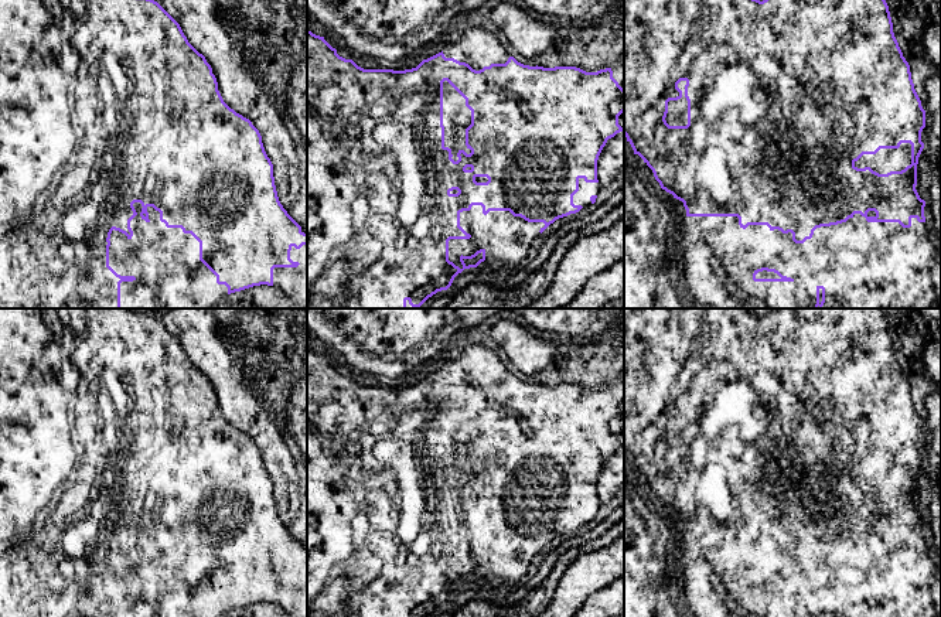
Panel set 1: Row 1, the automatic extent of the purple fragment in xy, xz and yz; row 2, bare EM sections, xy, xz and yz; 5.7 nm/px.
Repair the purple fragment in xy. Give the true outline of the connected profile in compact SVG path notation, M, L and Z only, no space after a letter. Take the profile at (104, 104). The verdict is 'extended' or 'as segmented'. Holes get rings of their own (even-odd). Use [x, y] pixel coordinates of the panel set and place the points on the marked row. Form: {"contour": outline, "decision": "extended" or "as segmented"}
{"contour": "M0 0L0 308L212 308L212 307L214 307L214 306L215 306L215 304L217 304L217 303L218 303L218 301L219 301L219 300L221 300L221 299L222 299L222 297L225 297L225 296L228 296L228 294L231 294L231 293L235 293L235 292L241 292L241 290L245 290L245 289L249 289L249 287L253 287L253 286L260 286L260 284L267 284L267 286L275 286L275 287L277 287L277 289L280 289L280 290L282 290L282 292L283 292L283 293L284 293L284 294L286 294L286 296L287 296L287 297L290 297L290 299L291 299L291 300L294 300L294 301L296 301L296 303L297 303L297 304L299 304L299 306L300 306L300 307L301 307L301 308L307 308L307 231L306 231L306 229L304 229L304 228L301 228L301 226L300 226L300 225L299 225L299 224L297 224L297 222L296 222L296 221L294 221L294 219L293 219L293 218L291 218L291 217L290 217L290 215L289 215L289 214L287 214L287 211L286 211L286 209L284 209L284 208L283 208L283 205L282 205L282 204L280 204L280 201L279 201L279 197L277 197L277 191L276 191L276 185L275 185L275 177L273 177L273 164L272 164L272 161L270 161L270 158L269 158L269 157L267 157L267 154L266 154L266 151L265 151L265 147L263 147L263 143L262 143L262 136L260 136L260 133L259 133L259 130L258 130L258 129L256 129L256 127L255 127L255 126L253 126L253 125L252 125L252 122L250 122L250 120L249 120L249 119L246 119L246 117L243 117L243 116L242 116L242 115L239 115L239 113L236 113L236 112L235 112L235 110L233 110L233 109L231 109L231 108L229 108L229 106L228 106L228 105L226 105L226 103L225 103L225 102L224 102L224 99L222 99L222 96L221 96L221 93L219 93L219 91L218 91L218 82L217 82L217 78L215 78L215 75L214 75L214 74L212 74L212 68L211 68L211 65L209 65L209 64L208 64L208 62L207 62L207 59L205 59L205 57L204 57L204 55L202 55L202 54L200 54L200 52L198 52L198 51L197 51L197 50L195 50L195 48L194 48L194 47L192 47L192 45L191 45L191 44L190 44L190 42L188 42L188 40L187 40L187 37L185 37L185 35L184 35L184 33L183 33L183 30L181 30L181 27L180 27L180 24L178 24L178 23L177 23L177 21L175 21L175 20L174 20L174 18L173 18L173 17L171 17L171 16L170 16L170 14L168 14L168 13L167 13L167 11L166 11L166 10L164 10L164 8L163 8L163 7L161 7L161 6L160 6L160 4L158 4L158 3L157 3L157 1L154 1L154 0Z", "decision": "extended"}

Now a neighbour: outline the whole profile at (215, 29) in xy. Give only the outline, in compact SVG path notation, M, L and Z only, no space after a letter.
M154 0L157 1L181 27L188 42L205 57L218 82L218 91L224 102L236 113L249 119L259 130L267 157L273 164L273 177L277 197L287 214L307 231L307 168L303 166L294 140L284 123L283 115L275 105L270 91L259 79L255 68L245 59L245 16L239 11L239 0Z

